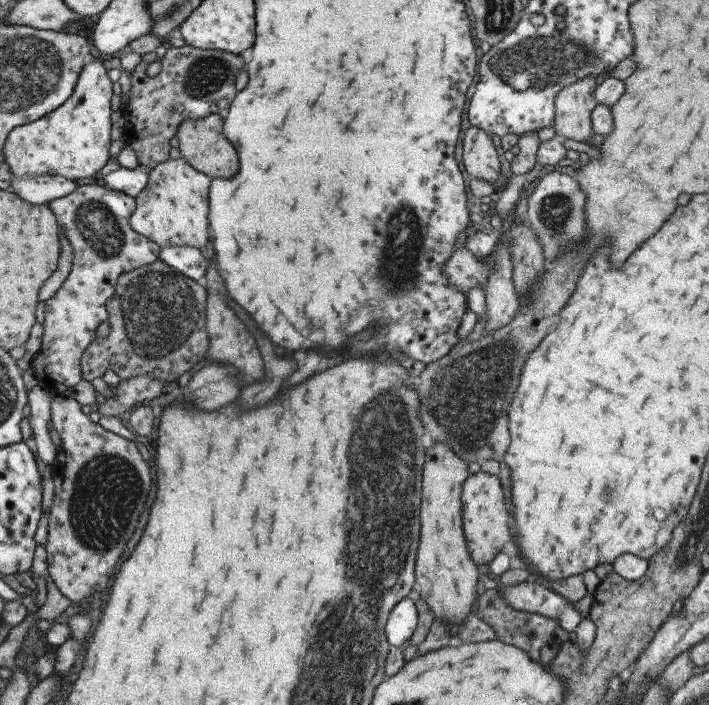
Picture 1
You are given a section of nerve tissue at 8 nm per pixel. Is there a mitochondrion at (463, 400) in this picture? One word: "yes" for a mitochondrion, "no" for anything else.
yes

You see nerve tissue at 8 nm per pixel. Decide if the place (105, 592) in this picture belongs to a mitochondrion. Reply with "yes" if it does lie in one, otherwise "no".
no

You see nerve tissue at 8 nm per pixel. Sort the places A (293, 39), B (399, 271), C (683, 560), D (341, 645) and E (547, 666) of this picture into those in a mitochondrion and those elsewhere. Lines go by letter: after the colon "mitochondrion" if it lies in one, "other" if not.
A: other
B: mitochondrion
C: other
D: mitochondrion
E: other

